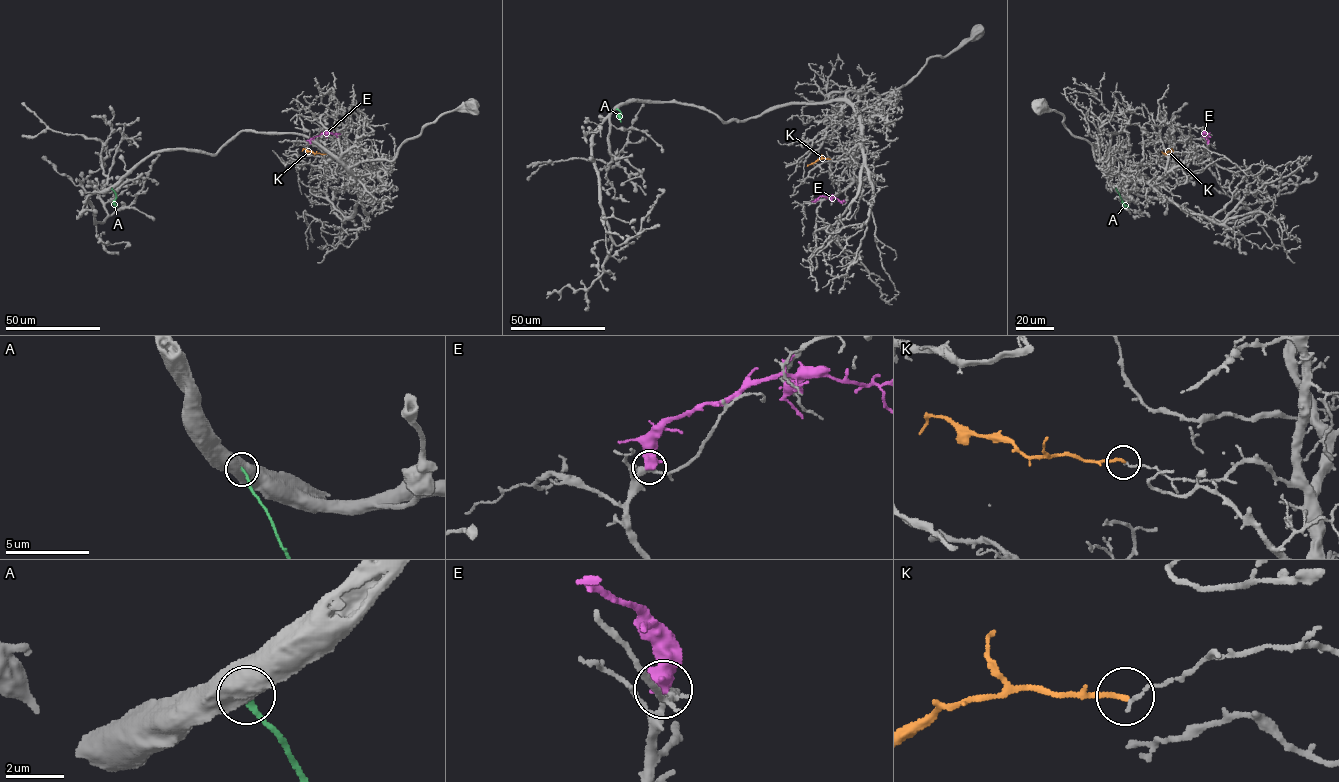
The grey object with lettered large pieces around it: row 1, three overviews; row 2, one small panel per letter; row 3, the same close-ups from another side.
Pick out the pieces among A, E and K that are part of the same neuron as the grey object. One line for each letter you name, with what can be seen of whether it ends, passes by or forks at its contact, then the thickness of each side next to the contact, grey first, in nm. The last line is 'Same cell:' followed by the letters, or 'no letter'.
Same cell: no letter

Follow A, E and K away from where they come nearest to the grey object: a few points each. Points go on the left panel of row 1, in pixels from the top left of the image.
A: (111, 188), (116, 207)
E: (310, 143), (322, 133), (340, 134)
K: (325, 154), (302, 151)

